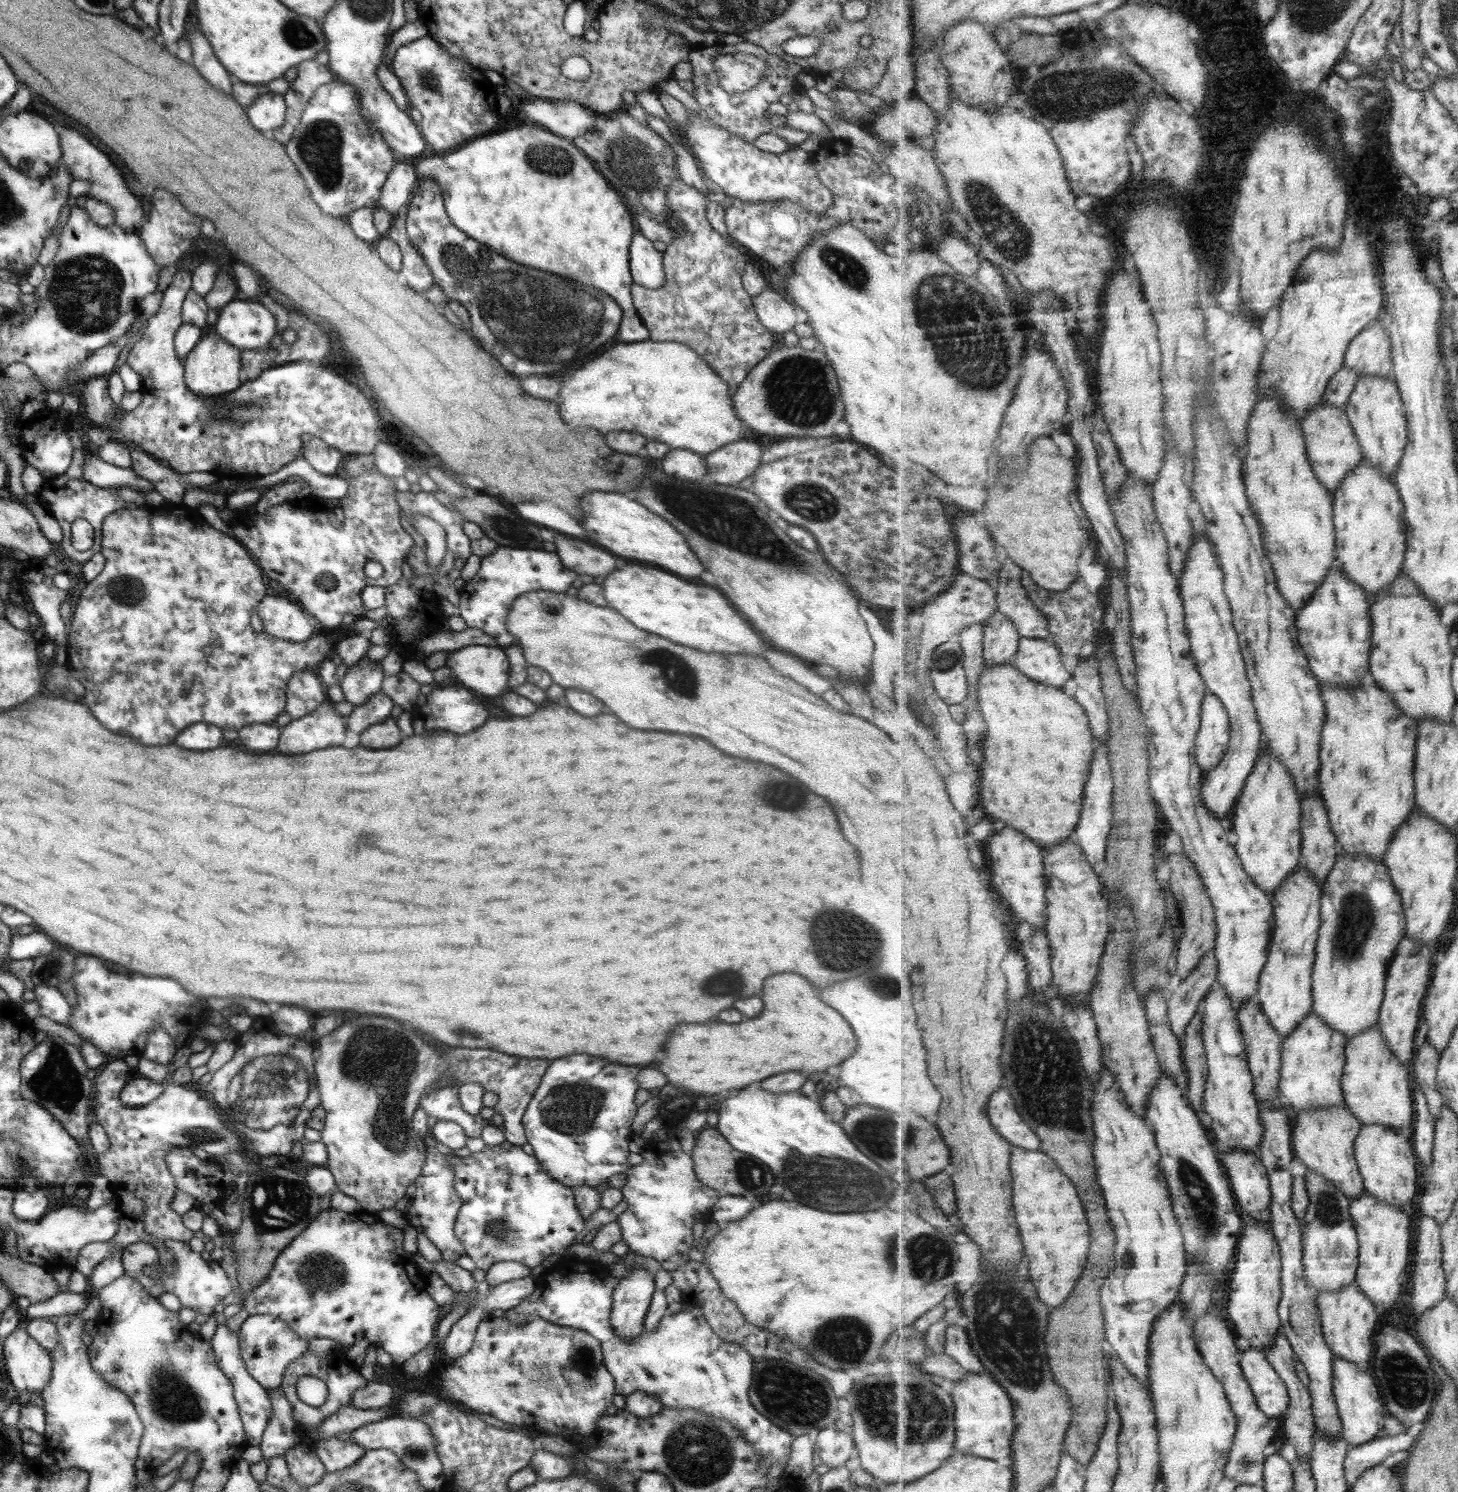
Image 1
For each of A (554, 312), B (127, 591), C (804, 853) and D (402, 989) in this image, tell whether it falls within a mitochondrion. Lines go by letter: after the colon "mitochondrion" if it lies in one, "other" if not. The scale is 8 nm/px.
A: mitochondrion
B: mitochondrion
C: other
D: other

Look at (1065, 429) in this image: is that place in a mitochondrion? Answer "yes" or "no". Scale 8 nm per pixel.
no

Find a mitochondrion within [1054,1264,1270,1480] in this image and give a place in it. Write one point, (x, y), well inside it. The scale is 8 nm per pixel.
(1246, 1463)

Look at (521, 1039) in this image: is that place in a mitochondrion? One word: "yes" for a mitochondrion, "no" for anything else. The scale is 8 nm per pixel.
no

